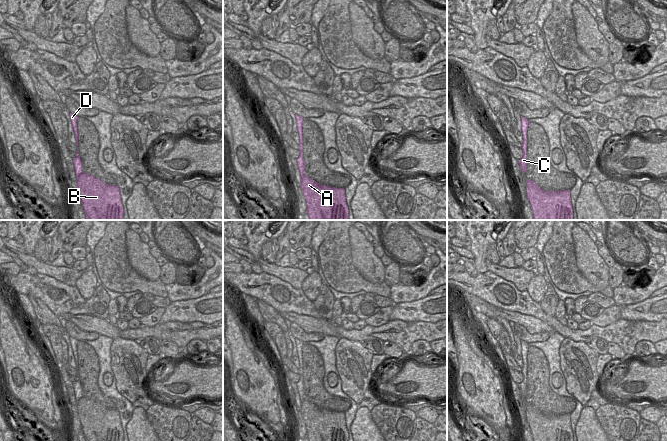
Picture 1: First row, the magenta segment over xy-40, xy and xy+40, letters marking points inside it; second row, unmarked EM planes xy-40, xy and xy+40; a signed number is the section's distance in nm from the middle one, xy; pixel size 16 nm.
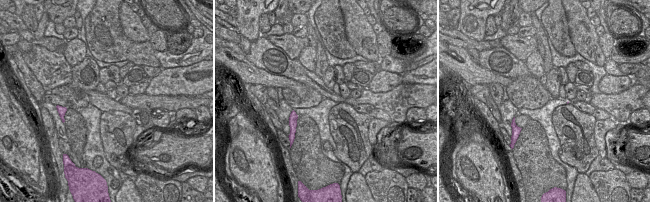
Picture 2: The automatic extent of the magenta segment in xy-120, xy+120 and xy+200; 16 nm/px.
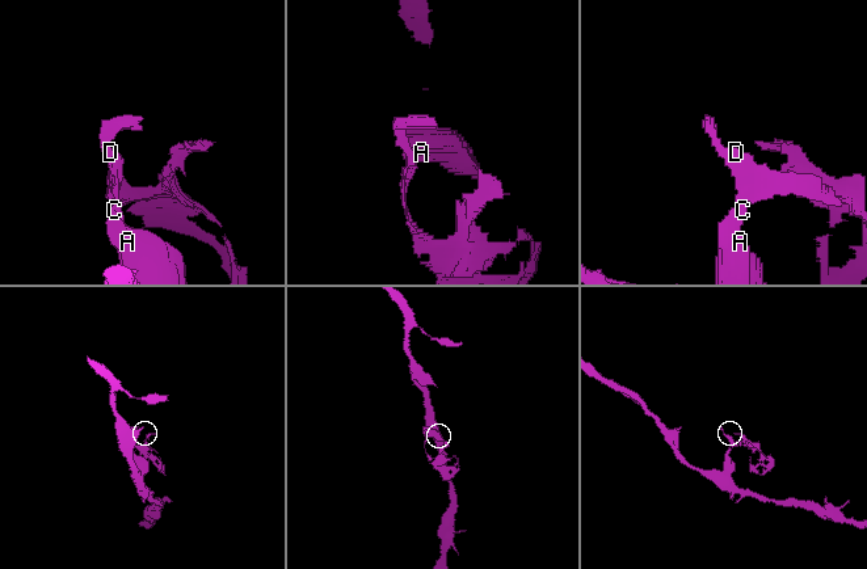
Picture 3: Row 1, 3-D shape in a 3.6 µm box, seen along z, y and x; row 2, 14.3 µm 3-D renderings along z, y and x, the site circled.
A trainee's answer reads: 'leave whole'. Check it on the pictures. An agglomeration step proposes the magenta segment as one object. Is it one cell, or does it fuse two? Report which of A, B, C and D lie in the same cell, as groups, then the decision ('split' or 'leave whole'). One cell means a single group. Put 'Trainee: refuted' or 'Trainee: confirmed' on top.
Trainee: refuted
groups A B C / D; split

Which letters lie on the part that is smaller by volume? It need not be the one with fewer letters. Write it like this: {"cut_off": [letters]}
{"cut_off": ["D"]}

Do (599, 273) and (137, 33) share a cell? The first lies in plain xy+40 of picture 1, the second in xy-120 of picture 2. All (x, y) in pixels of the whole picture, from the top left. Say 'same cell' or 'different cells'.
same cell

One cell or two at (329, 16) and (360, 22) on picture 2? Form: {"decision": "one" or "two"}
{"decision": "two"}

